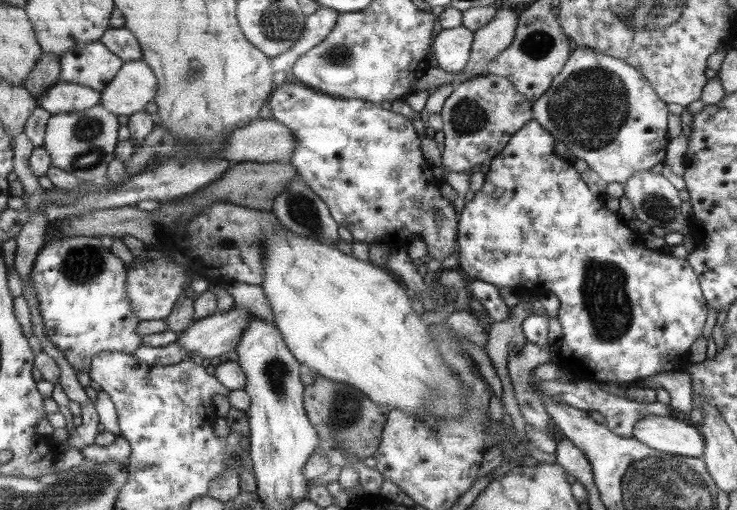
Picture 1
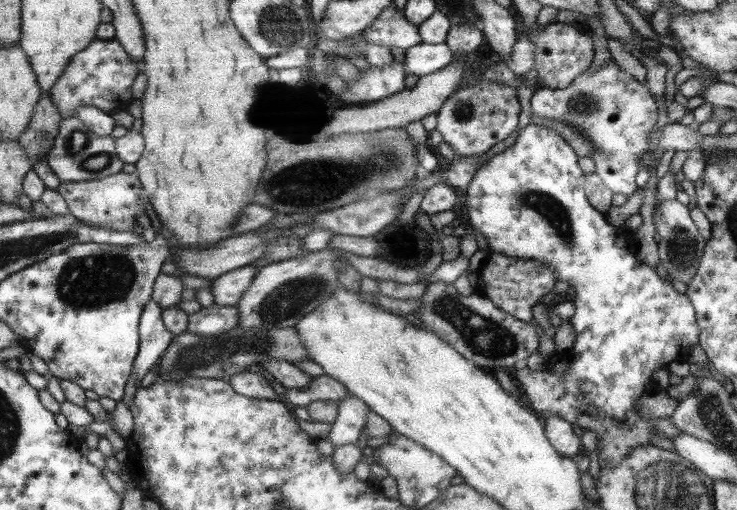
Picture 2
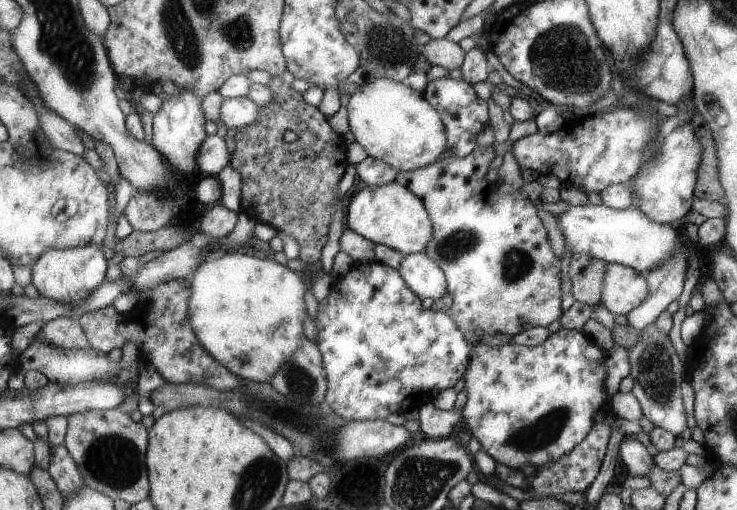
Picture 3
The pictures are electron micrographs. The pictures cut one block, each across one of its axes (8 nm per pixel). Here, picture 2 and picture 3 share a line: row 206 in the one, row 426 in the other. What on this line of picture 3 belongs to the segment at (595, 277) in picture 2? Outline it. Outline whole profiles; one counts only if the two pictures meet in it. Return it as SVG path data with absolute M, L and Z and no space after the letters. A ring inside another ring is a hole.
M562 328L533 347L511 342L497 347L486 343L471 347L464 376L466 399L462 418L470 434L500 466L526 472L544 469L549 462L561 460L572 452L596 425L596 414L608 400L607 386L604 386L606 354L581 329Z

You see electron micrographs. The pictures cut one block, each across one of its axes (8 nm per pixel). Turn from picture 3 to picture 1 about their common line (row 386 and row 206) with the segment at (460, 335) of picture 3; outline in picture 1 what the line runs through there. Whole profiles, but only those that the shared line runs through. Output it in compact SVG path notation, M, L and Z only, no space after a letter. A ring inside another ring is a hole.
M284 83L278 90L274 91L273 99L270 100L268 107L272 110L272 118L278 122L285 124L293 132L293 138L295 140L295 149L291 154L288 162L294 165L294 168L299 172L300 178L309 185L311 189L329 207L329 211L333 215L333 219L340 225L345 226L350 230L353 238L357 242L364 244L383 243L388 246L396 244L405 244L406 247L412 242L414 236L421 236L425 242L428 250L428 255L432 259L444 260L451 254L454 254L458 259L460 258L460 248L458 247L458 225L460 221L456 219L456 211L454 211L453 204L450 205L442 195L440 195L441 180L438 180L432 175L432 169L434 166L428 164L422 156L422 150L420 150L420 138L416 138L416 130L412 126L412 122L408 122L408 119L404 118L391 109L387 110L371 103L370 101L360 99L348 99L348 98L332 98L332 96L326 96L326 93L316 94L316 90L312 88L306 88L306 86L296 86L294 83Z

